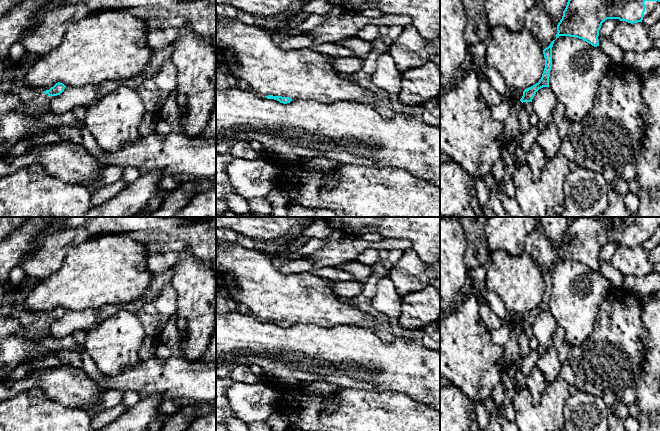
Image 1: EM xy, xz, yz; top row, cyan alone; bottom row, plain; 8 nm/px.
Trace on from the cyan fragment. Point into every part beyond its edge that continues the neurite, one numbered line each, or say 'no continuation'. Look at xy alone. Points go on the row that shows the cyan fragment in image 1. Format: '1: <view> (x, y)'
no continuation

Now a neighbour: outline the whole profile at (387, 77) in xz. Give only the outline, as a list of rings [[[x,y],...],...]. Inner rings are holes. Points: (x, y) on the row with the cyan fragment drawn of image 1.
[[[386,51],[376,62],[376,70],[371,75],[371,81],[380,89],[387,92],[390,99],[390,108],[396,113],[409,113],[420,117],[427,124],[440,128],[440,117],[430,114],[425,108],[404,106],[398,101],[401,89],[402,72],[398,70],[393,57]]]

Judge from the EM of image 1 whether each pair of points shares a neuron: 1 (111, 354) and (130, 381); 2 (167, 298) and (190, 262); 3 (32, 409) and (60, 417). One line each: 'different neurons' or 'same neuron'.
1: different neurons
2: different neurons
3: same neuron

